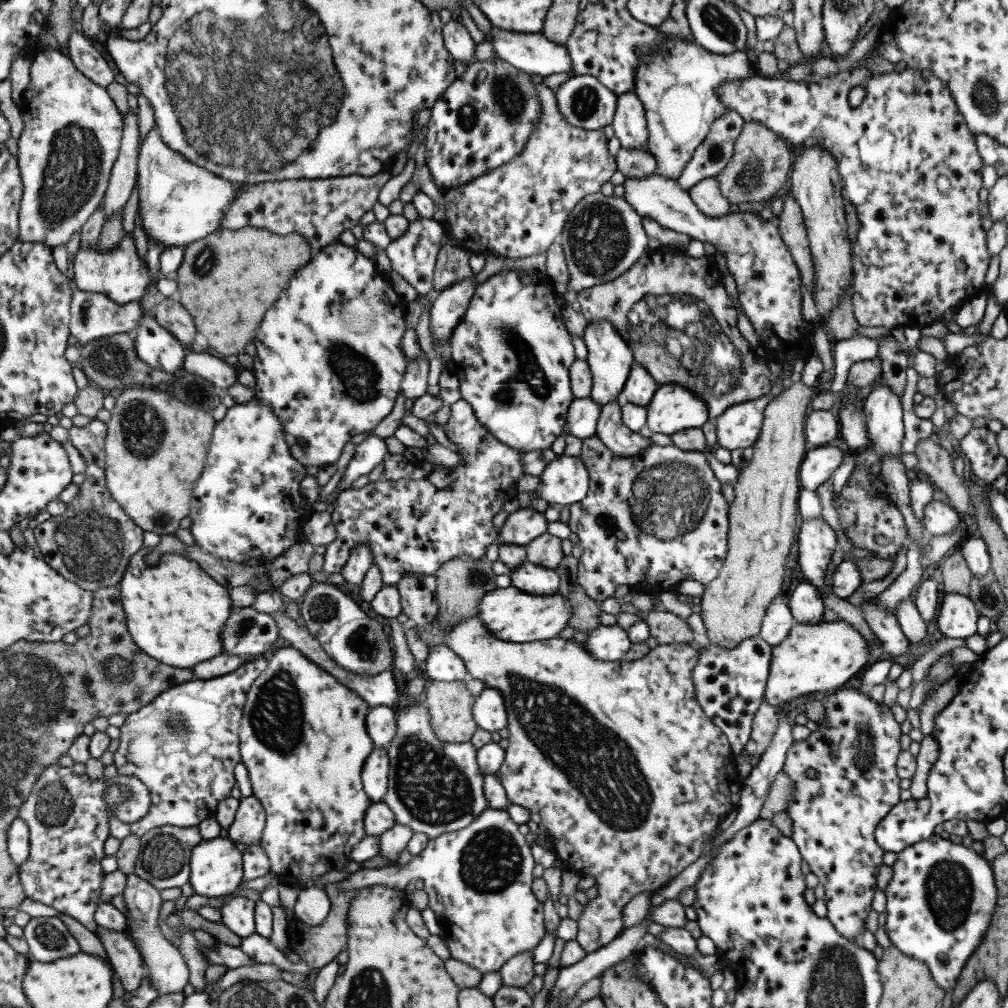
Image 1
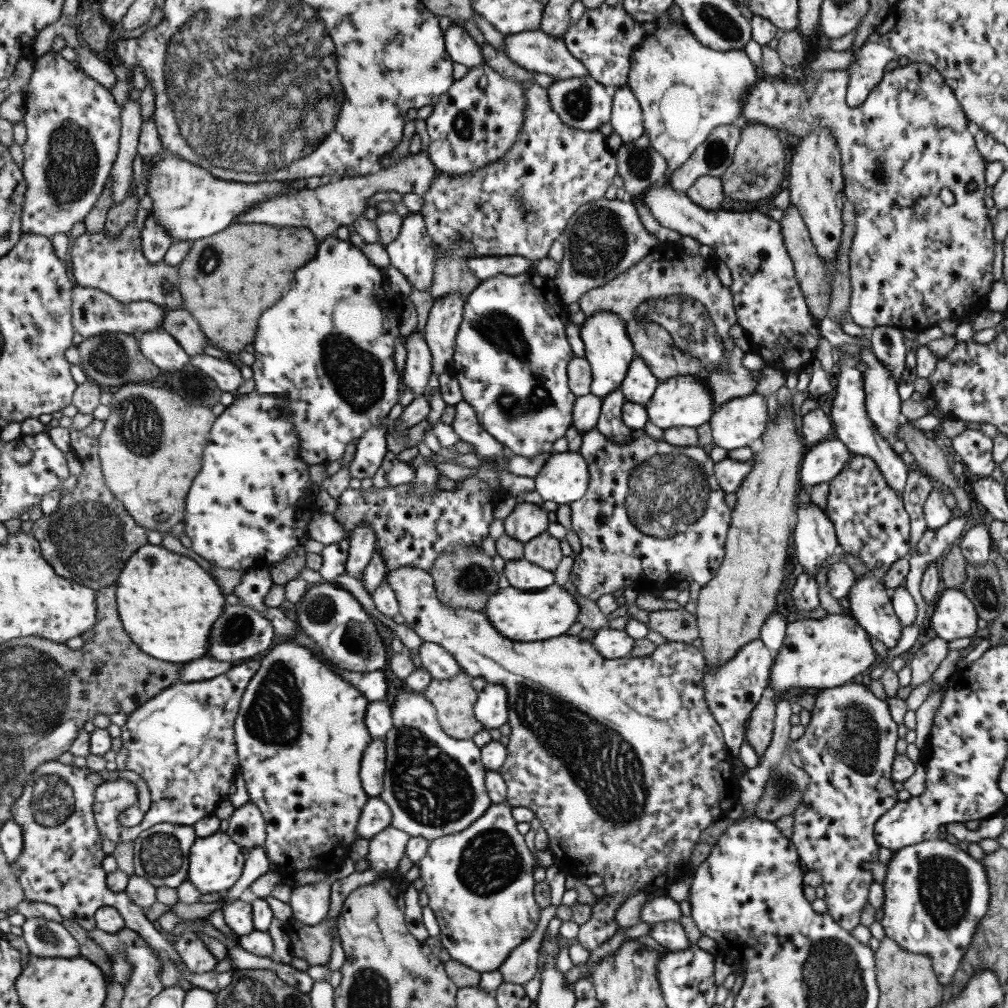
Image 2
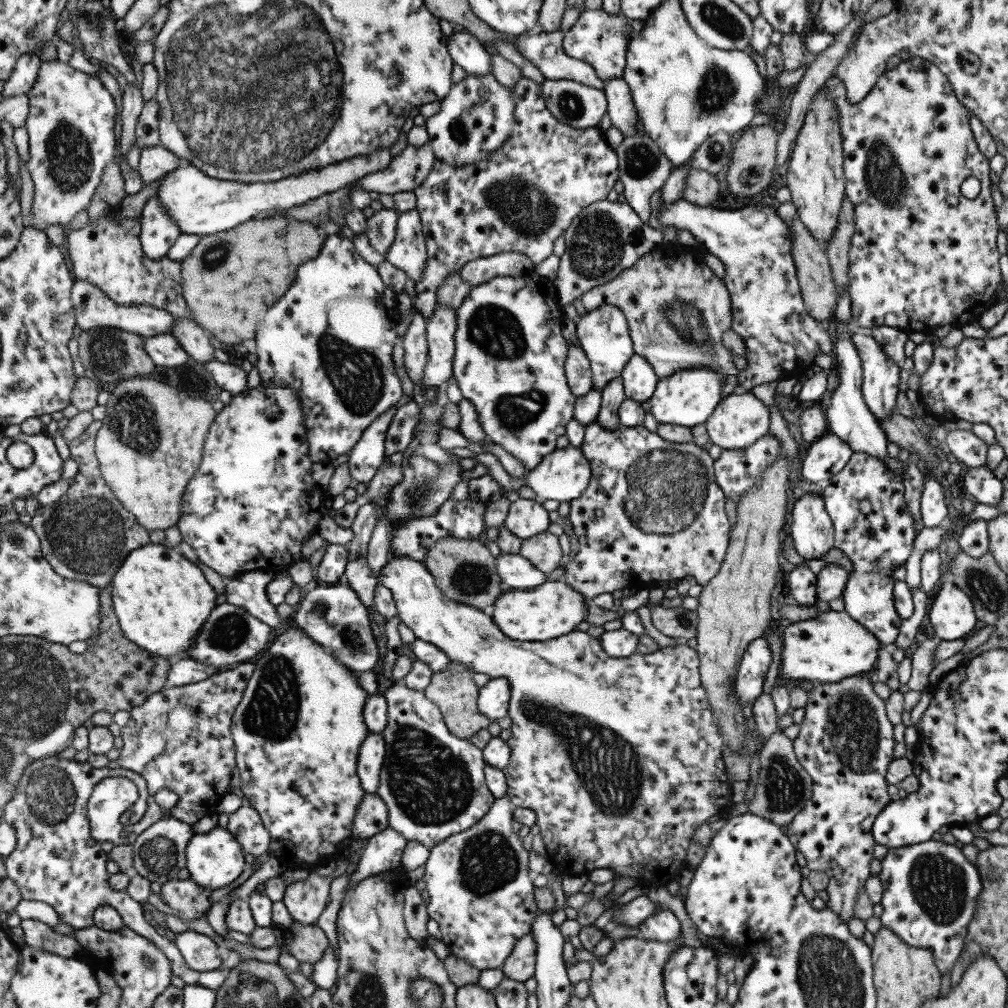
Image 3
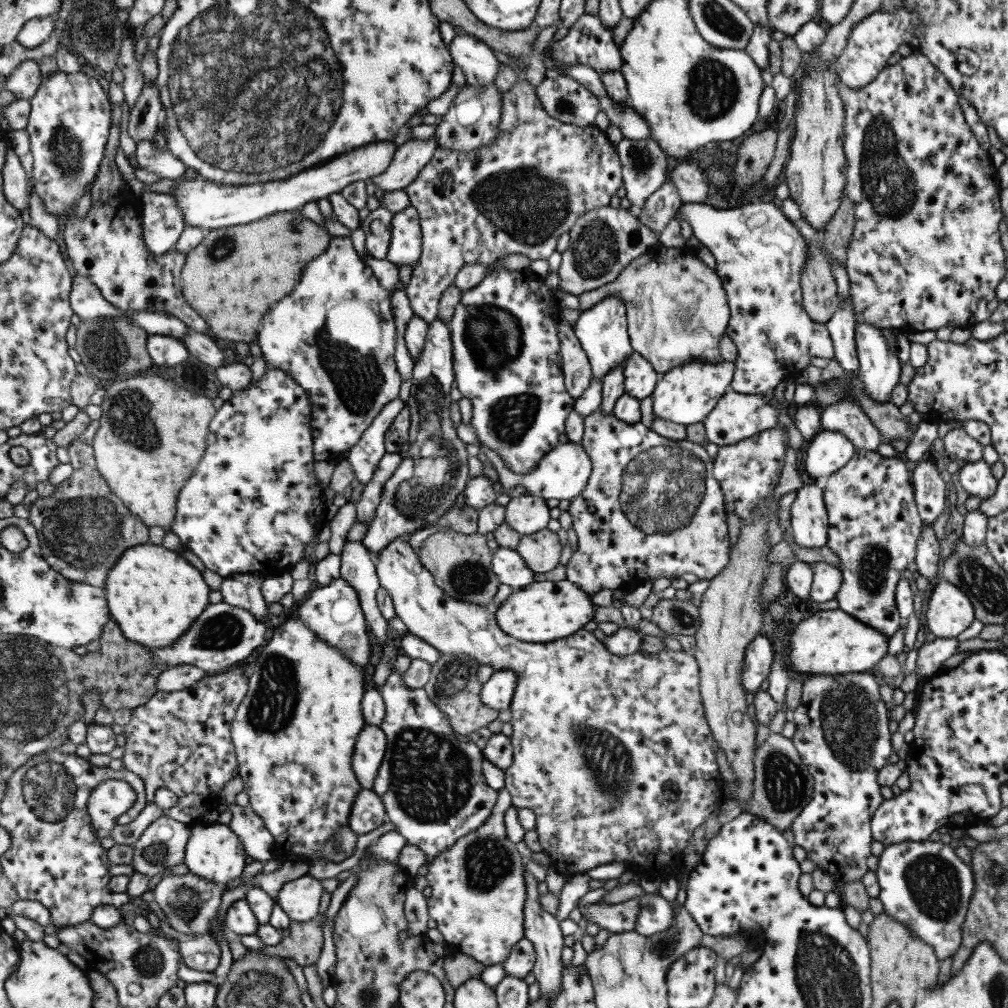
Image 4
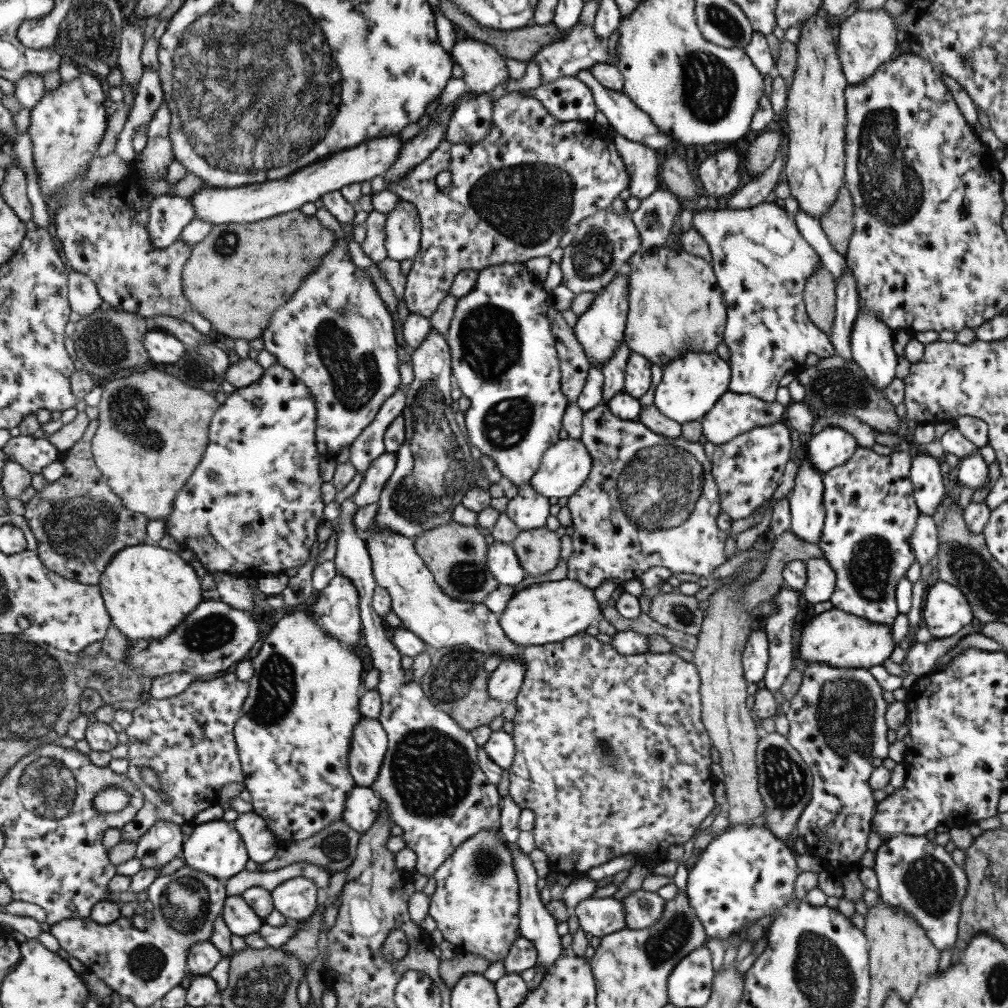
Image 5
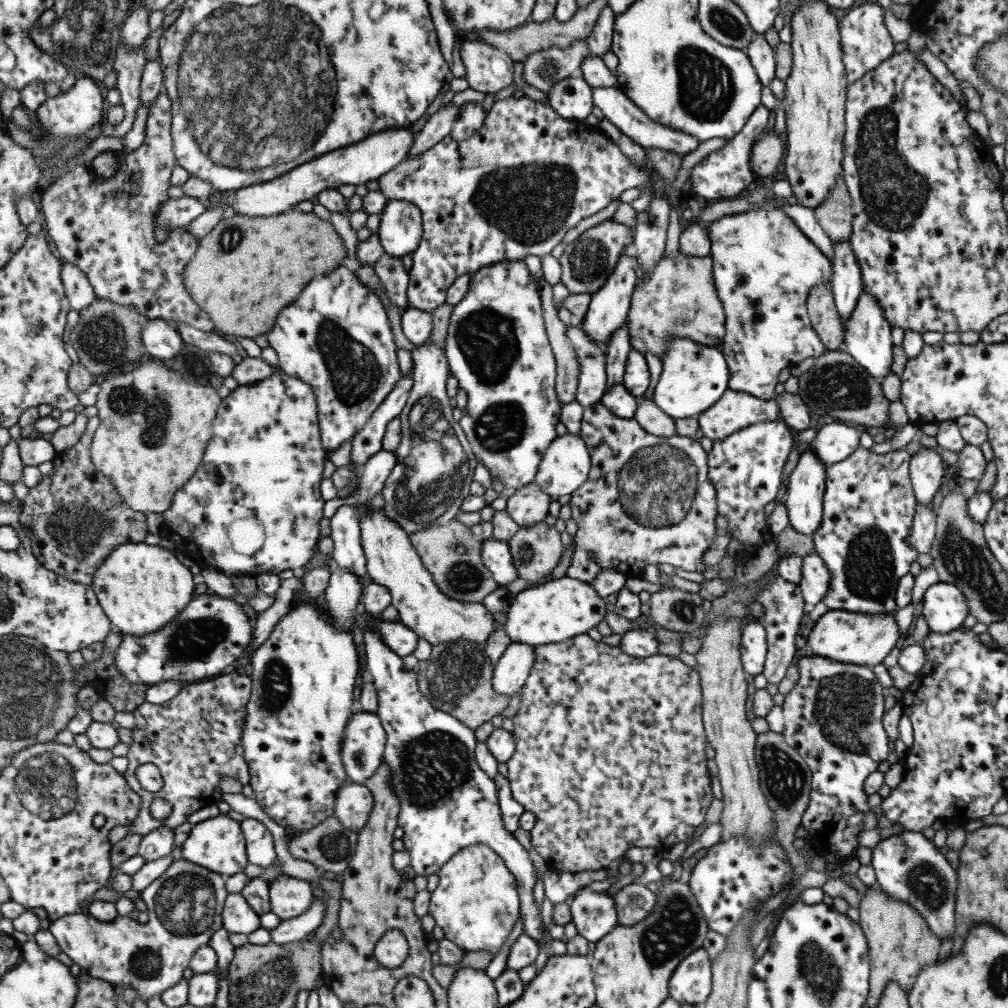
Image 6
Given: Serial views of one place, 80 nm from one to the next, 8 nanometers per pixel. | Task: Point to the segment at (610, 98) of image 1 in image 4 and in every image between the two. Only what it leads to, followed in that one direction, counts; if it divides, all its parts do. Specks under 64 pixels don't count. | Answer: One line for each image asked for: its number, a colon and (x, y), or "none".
2: (584, 104)
3: (578, 105)
4: (565, 99)

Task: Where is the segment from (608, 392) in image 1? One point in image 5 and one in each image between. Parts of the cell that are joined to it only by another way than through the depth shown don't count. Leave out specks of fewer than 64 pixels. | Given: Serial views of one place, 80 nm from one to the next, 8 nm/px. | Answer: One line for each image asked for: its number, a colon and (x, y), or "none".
2: (607, 348)
3: (602, 334)
4: (601, 331)
5: (600, 329)

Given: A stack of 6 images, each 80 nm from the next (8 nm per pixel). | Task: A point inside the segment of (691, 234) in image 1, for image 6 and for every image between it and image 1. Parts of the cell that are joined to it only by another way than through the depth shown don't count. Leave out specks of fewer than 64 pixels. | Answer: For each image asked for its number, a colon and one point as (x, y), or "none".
2: (769, 306)
3: (752, 243)
4: (759, 254)
5: (760, 261)
6: (763, 267)

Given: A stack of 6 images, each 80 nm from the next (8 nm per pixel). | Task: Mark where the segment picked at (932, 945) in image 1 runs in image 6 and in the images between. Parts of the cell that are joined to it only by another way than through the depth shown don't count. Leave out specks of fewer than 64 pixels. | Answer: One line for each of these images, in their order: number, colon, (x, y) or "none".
2: (934, 894)
3: (929, 892)
4: (923, 885)
5: (915, 874)
6: (907, 866)

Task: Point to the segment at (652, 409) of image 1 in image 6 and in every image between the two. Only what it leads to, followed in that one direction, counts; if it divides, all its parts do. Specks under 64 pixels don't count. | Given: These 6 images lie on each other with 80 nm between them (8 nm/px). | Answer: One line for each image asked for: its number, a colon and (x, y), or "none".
2: (685, 401)
3: (686, 397)
4: (685, 394)
5: (690, 384)
6: (693, 376)

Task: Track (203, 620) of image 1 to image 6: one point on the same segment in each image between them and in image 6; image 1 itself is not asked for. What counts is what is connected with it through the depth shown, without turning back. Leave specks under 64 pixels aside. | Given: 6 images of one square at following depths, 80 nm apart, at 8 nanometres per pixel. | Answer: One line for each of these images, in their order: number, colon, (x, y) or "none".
2: (168, 603)
3: (162, 599)
4: (155, 595)
5: (149, 590)
6: (142, 587)

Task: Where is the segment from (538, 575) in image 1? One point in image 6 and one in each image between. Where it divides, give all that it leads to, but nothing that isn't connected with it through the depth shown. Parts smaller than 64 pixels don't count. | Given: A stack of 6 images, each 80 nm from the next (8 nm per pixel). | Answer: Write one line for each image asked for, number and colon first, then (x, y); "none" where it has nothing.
2: (521, 574)
3: (516, 571)
4: (508, 565)
5: (502, 560)
6: (497, 556)

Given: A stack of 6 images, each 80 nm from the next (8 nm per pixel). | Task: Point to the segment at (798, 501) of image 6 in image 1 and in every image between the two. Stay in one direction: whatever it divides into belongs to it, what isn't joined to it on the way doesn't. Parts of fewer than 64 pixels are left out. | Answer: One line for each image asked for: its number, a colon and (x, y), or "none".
1: (815, 540)
2: (814, 539)
3: (811, 531)
4: (808, 524)
5: (806, 512)

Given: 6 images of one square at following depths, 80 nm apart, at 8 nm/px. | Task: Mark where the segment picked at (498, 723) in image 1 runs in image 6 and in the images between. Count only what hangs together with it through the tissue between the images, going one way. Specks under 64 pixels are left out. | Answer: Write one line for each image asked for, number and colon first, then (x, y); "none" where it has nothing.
2: (491, 708)
3: (494, 697)
4: (498, 692)
5: (504, 684)
6: (512, 671)

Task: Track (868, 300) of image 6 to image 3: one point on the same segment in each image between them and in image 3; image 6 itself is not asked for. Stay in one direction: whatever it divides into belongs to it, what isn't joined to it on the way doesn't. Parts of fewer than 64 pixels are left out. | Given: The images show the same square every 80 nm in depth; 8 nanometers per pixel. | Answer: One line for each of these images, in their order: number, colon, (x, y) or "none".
3: (880, 375)
4: (878, 365)
5: (871, 347)

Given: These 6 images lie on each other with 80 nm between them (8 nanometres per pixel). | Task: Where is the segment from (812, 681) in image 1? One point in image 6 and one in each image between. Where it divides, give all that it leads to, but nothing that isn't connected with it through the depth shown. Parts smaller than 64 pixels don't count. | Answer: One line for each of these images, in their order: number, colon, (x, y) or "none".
2: (828, 652)
3: (830, 646)
4: (828, 643)
5: (840, 640)
6: (859, 639)

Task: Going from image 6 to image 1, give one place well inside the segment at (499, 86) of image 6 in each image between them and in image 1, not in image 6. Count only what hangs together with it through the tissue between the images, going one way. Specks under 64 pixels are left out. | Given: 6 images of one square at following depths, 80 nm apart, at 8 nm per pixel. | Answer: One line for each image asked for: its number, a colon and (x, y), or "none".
1: (458, 40)
2: (462, 48)
3: (468, 51)
4: (480, 64)
5: (484, 66)

